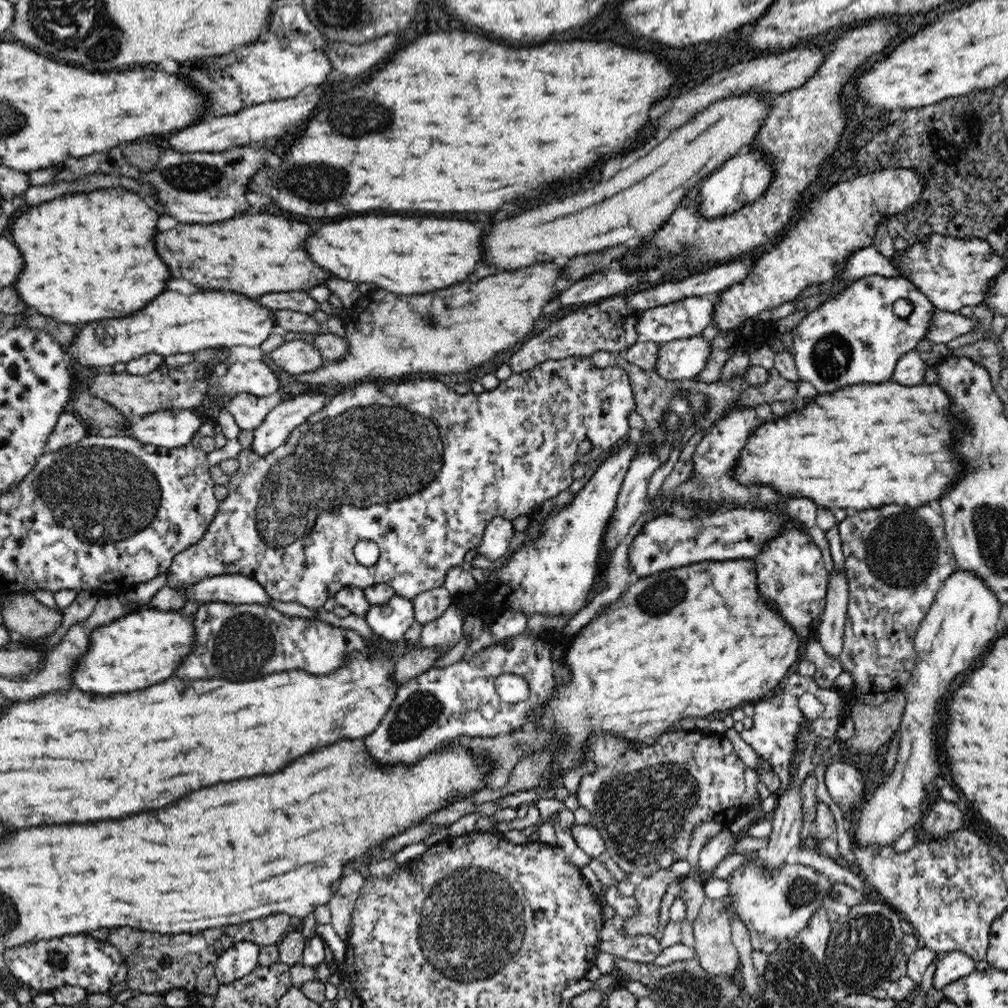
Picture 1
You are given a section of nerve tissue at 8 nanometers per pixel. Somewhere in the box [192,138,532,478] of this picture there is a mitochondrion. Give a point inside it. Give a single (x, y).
(320, 182)

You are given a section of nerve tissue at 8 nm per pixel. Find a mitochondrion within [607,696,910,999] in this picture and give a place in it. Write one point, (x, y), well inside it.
(866, 947)

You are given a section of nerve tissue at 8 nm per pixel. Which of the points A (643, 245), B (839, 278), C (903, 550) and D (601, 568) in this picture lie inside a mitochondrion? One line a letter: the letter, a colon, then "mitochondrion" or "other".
A: other
B: other
C: mitochondrion
D: other

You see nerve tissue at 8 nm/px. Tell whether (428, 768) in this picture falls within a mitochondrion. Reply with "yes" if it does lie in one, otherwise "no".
no

